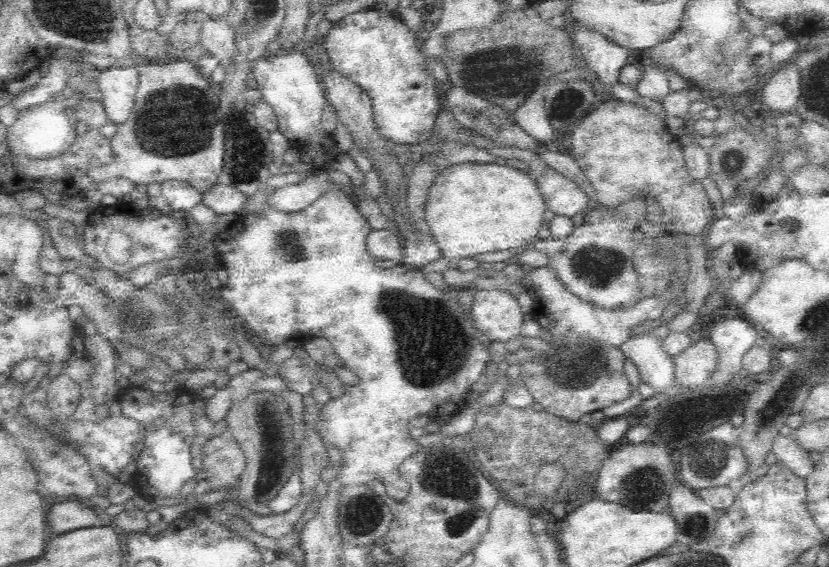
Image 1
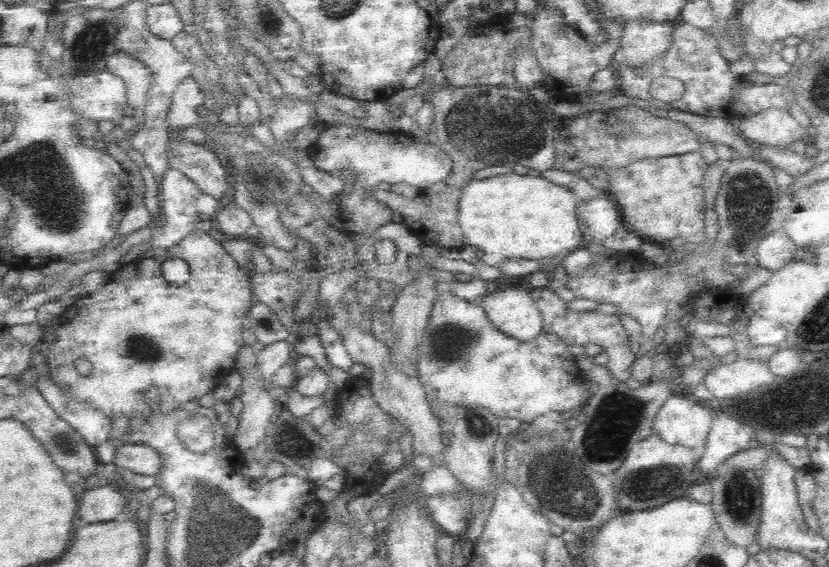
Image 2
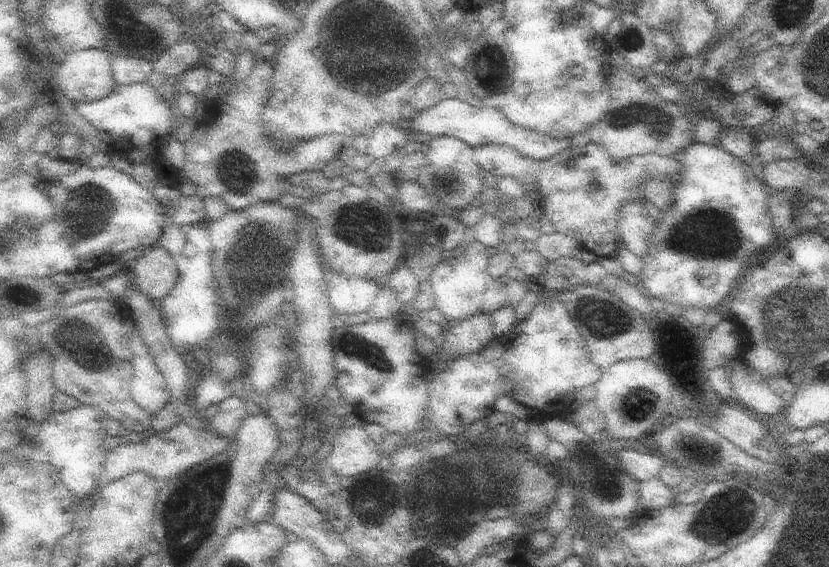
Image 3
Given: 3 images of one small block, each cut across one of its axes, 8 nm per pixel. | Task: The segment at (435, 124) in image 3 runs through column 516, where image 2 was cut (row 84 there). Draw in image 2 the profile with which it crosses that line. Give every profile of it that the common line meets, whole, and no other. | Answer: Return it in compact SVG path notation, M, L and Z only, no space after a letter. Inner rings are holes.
M117 51L107 59L106 69L126 83L126 102L130 112L139 114L146 104L152 73L138 58Z

